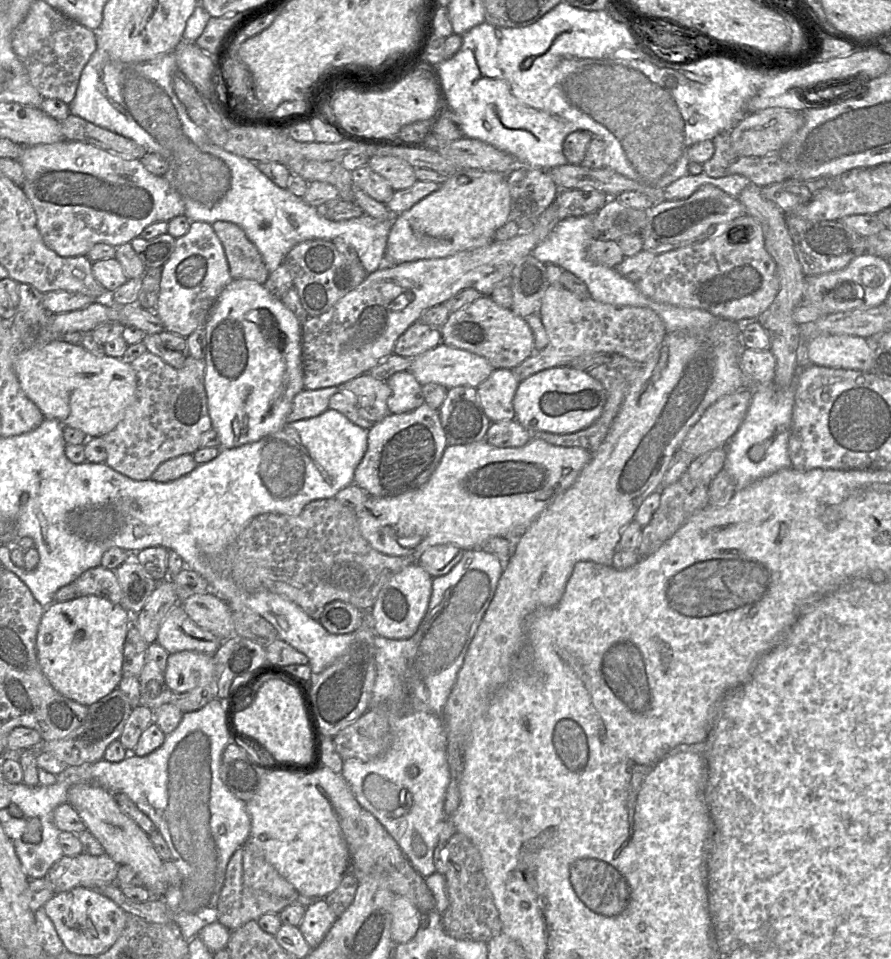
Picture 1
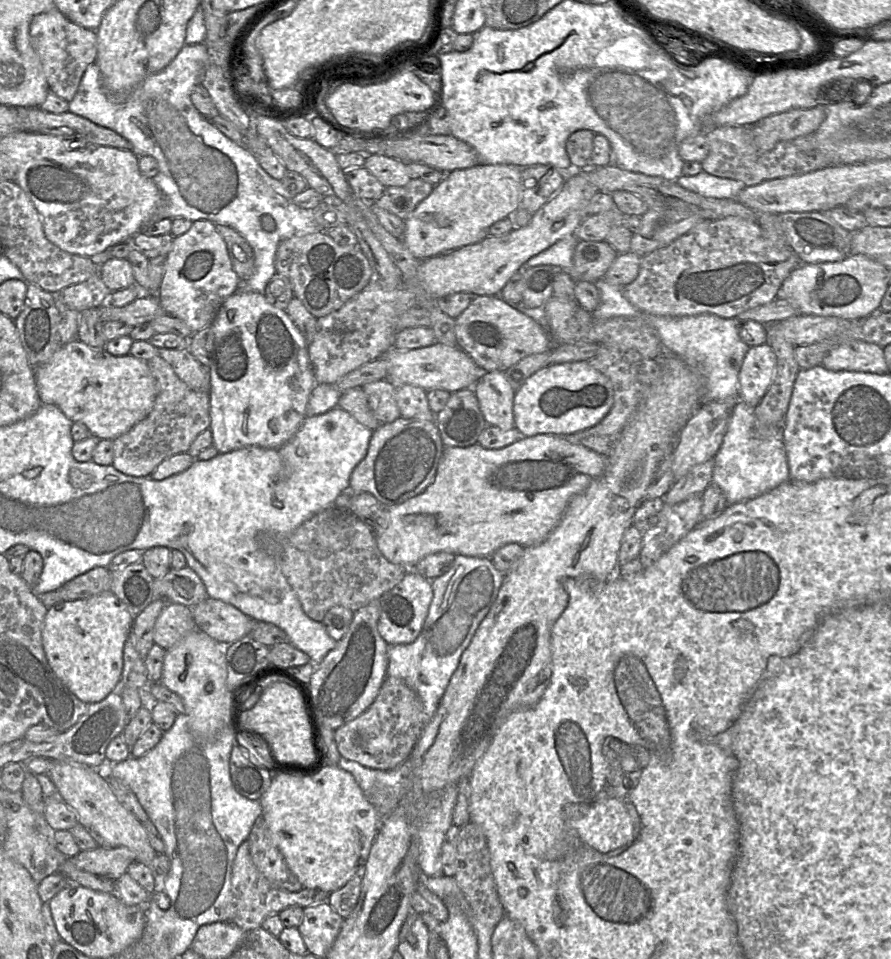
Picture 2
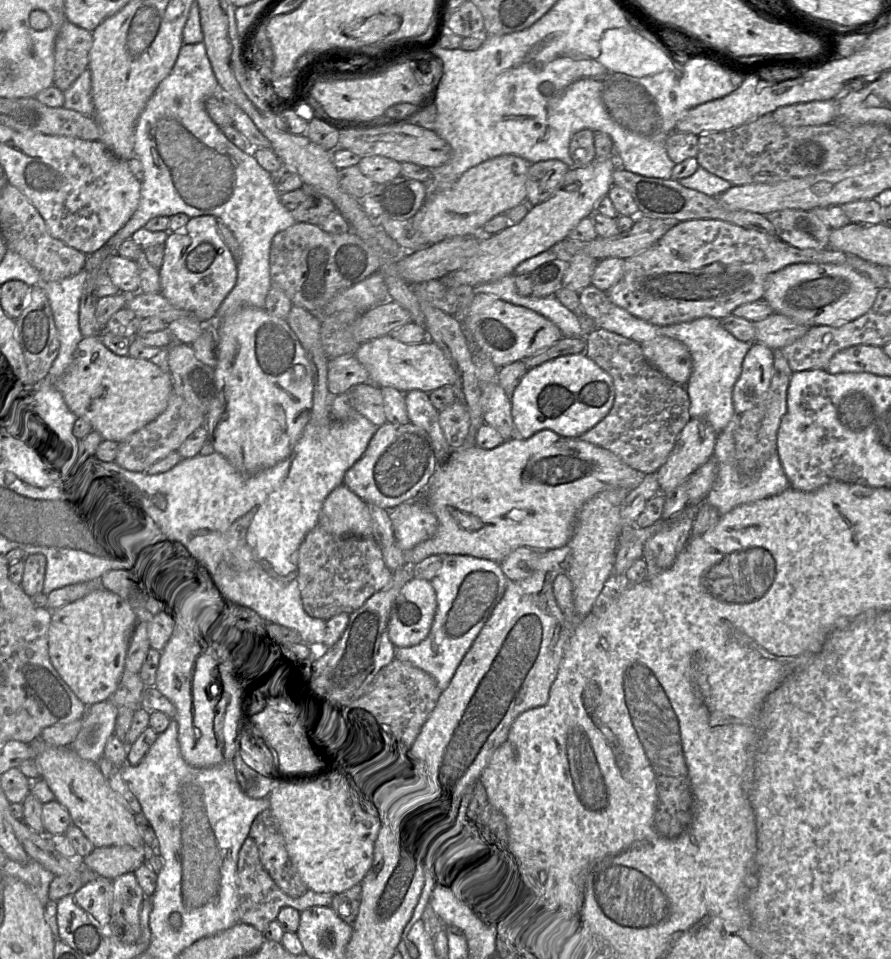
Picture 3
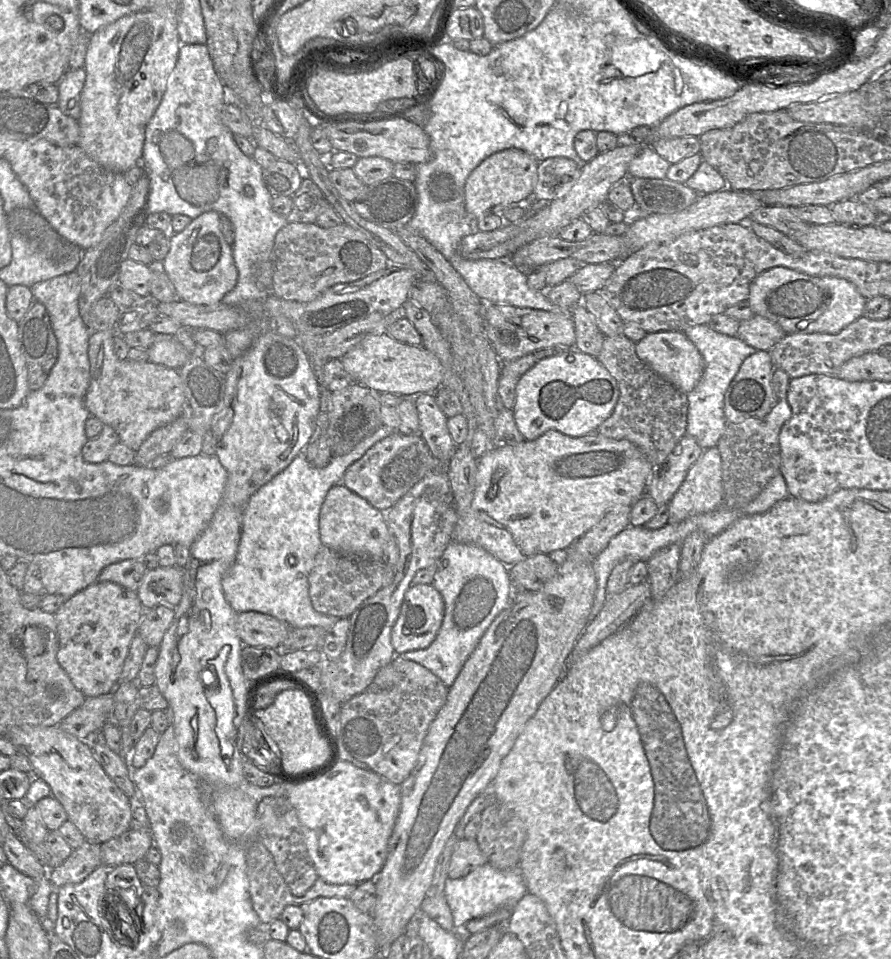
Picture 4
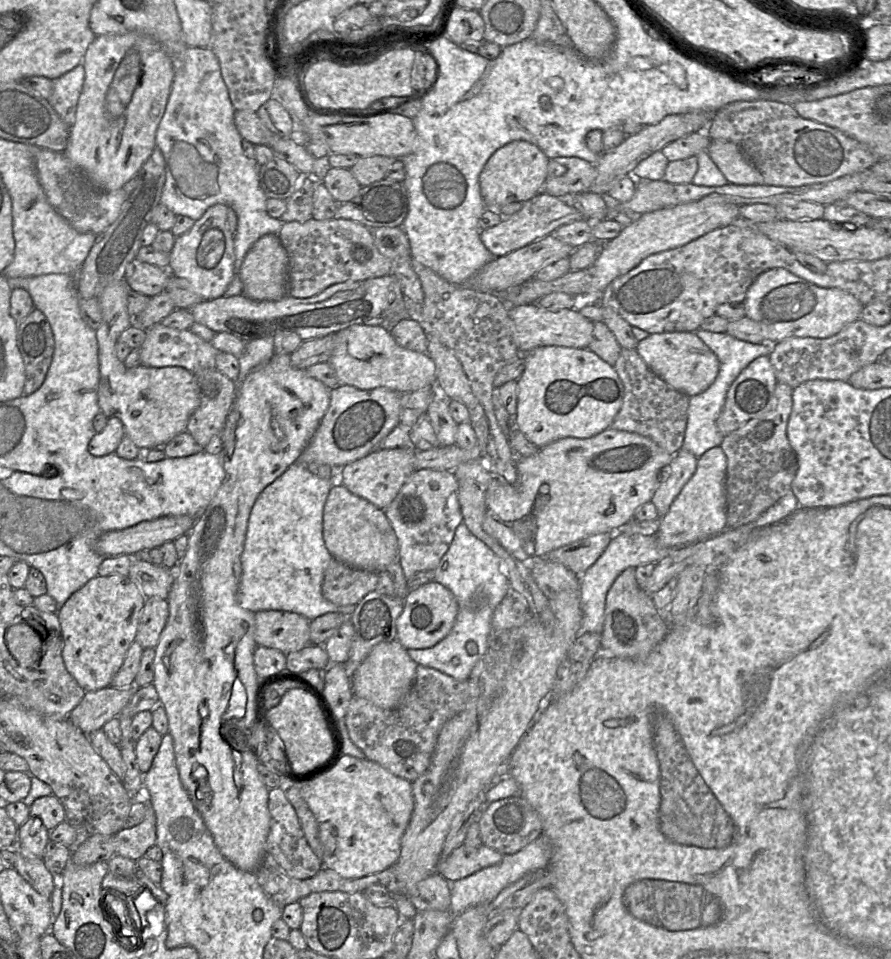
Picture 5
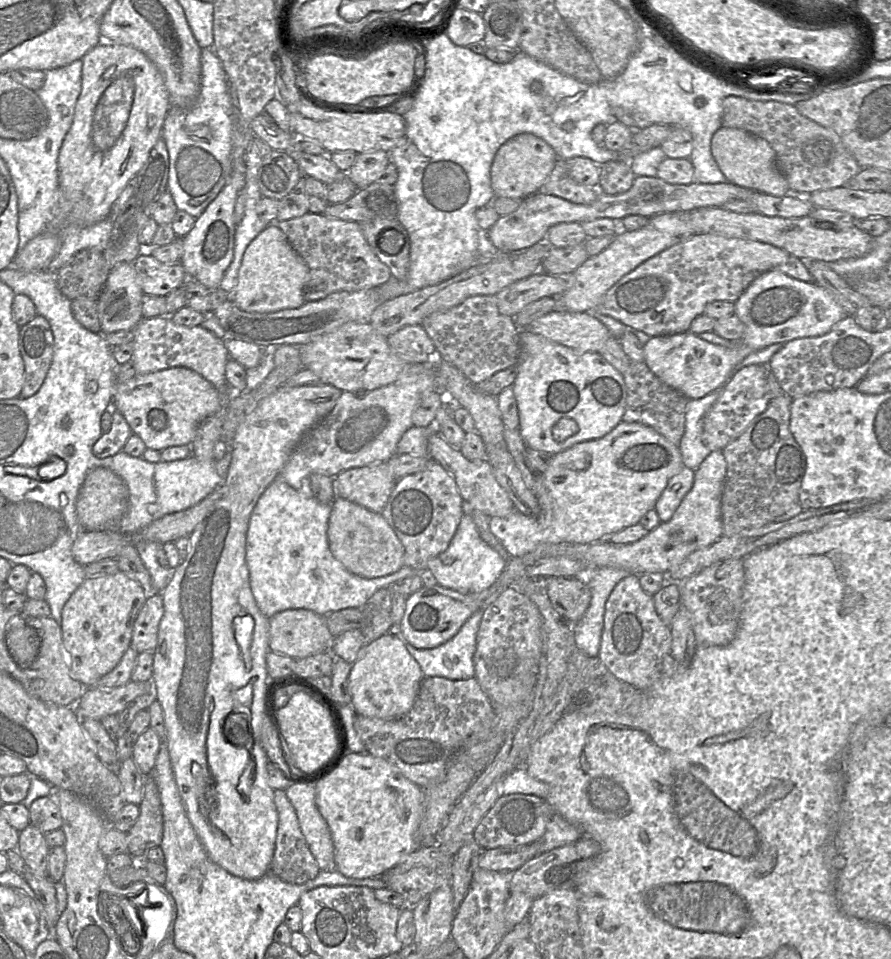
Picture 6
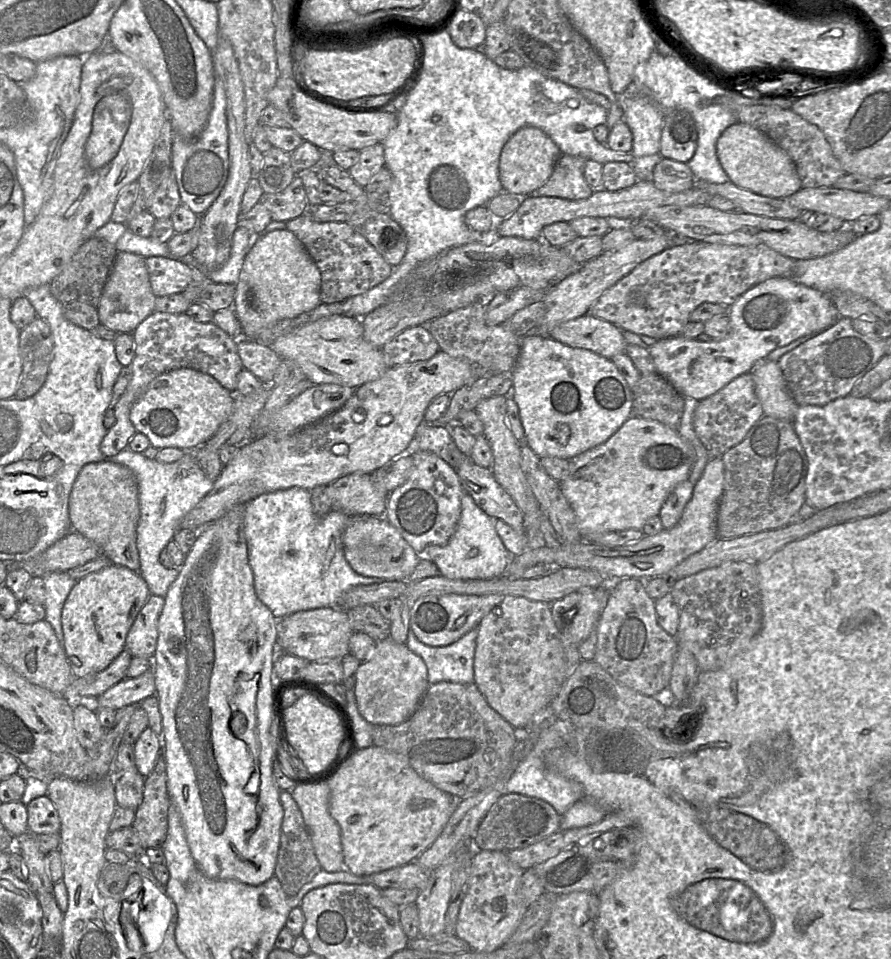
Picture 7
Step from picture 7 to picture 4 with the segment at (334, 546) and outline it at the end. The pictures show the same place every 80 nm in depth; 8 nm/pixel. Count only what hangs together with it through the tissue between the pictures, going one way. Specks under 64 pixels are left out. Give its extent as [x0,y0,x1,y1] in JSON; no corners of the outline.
[222,426,386,631]

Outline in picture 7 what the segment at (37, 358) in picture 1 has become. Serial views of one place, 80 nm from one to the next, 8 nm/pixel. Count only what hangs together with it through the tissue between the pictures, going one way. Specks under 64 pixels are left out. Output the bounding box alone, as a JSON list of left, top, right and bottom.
[98,252,239,450]

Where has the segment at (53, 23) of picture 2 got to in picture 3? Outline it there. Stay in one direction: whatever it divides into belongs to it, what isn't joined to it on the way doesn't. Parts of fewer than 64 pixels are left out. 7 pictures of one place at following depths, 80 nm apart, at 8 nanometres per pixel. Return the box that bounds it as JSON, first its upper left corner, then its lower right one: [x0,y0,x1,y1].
[53,20,92,92]

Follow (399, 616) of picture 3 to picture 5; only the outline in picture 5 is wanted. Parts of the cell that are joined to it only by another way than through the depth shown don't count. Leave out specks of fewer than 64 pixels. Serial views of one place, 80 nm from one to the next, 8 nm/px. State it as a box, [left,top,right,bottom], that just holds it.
[397,581,458,649]

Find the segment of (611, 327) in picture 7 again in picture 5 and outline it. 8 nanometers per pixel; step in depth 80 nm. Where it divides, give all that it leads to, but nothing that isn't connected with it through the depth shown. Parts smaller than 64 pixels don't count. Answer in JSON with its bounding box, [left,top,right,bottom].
[508,303,594,353]

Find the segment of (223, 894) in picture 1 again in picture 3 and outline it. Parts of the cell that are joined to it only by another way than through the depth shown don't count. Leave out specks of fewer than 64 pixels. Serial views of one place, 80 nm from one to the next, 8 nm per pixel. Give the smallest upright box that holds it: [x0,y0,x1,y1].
[236,836,334,931]

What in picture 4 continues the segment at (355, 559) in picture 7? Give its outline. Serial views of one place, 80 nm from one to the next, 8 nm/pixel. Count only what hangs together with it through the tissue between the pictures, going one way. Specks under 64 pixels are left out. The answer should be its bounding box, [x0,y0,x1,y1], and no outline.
[319,483,394,561]

